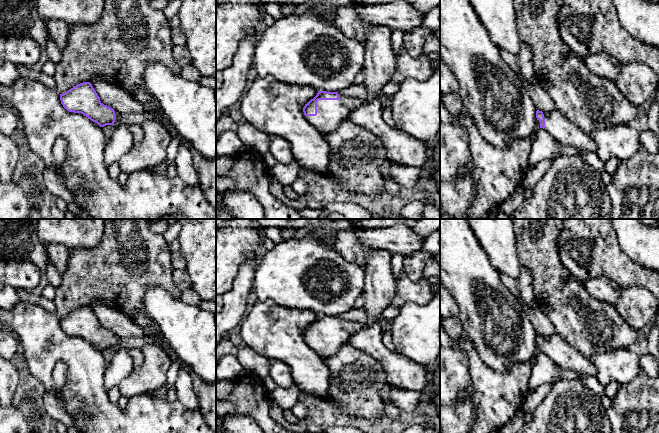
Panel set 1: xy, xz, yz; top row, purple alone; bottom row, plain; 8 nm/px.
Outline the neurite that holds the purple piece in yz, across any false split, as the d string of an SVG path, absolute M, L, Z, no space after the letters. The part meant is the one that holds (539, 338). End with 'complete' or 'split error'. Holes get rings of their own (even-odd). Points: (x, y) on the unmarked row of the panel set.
M558 333L551 336L536 334L537 348L561 369L596 376L594 364L576 348L568 344Z | split error

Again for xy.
M90 306L77 308L67 316L60 318L63 331L74 337L81 337L100 351L106 349L120 350L119 337L100 325Z | split error

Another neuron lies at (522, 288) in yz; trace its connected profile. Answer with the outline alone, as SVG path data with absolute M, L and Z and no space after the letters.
M521 265L520 277L514 279L504 273L500 273L502 283L525 305L535 305L535 295L533 292L533 279L530 270Z

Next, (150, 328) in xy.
M135 312L130 318L141 328L144 329L145 335L153 339L157 333L158 326L149 319L145 313Z

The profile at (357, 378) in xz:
M350 344L322 360L331 375L329 403L351 417L372 422L386 415L380 391L388 382L377 360Z

